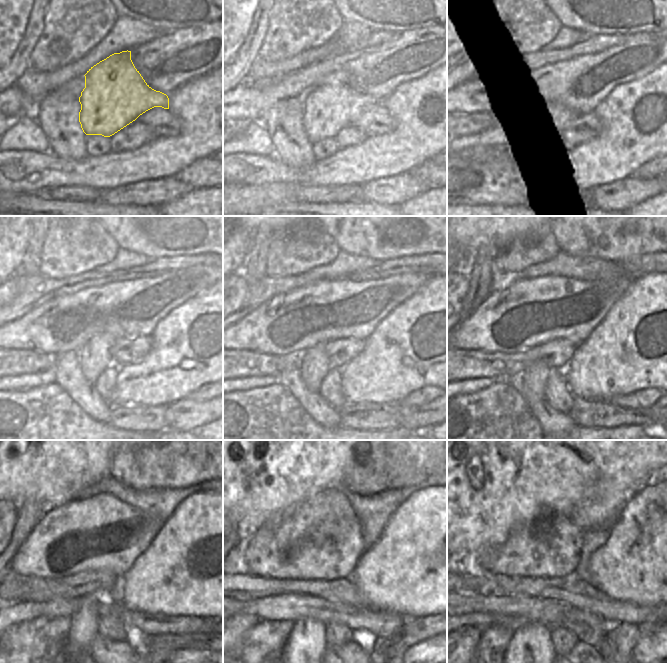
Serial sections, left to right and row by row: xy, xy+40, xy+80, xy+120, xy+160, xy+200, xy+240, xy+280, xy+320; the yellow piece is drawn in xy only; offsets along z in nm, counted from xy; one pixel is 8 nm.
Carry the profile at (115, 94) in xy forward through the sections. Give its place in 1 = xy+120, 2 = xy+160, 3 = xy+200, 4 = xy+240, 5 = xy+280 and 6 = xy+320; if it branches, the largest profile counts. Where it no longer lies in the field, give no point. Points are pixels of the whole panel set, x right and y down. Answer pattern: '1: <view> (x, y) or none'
1: xy+120 (95, 356)
2: xy+160 (315, 365)
3: xy+200 (535, 375)
4: xy+240 (83, 630)
5: xy+280 (306, 643)
6: xy+320 (531, 643)

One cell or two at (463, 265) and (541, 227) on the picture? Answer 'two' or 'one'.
one

